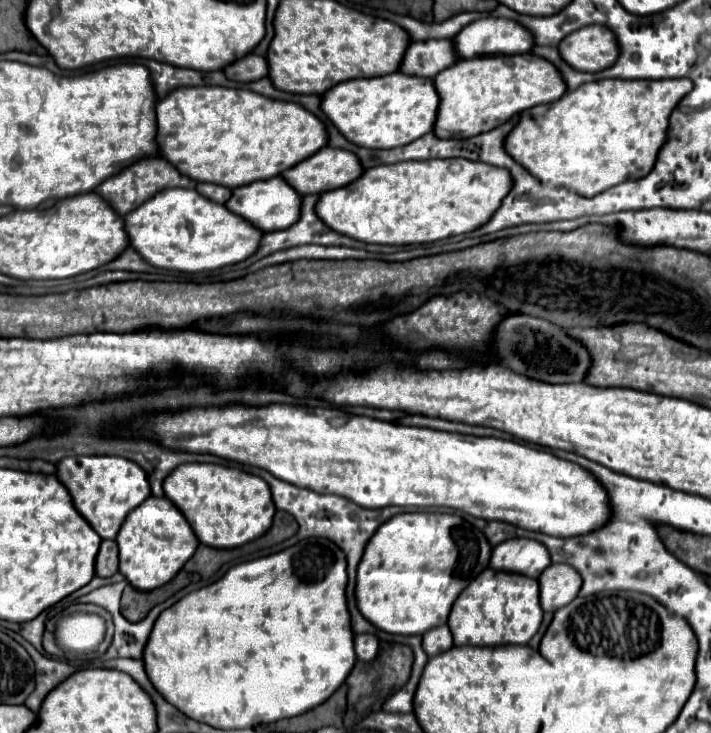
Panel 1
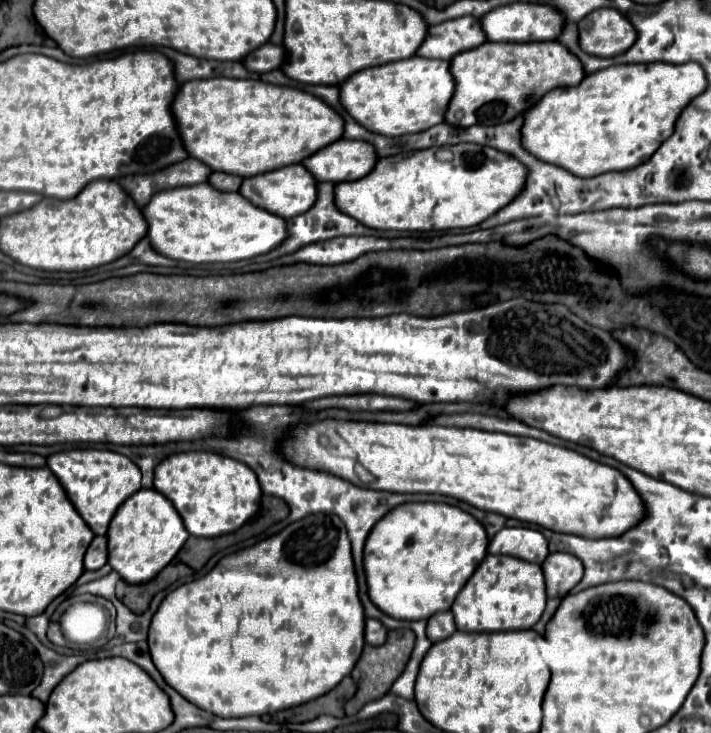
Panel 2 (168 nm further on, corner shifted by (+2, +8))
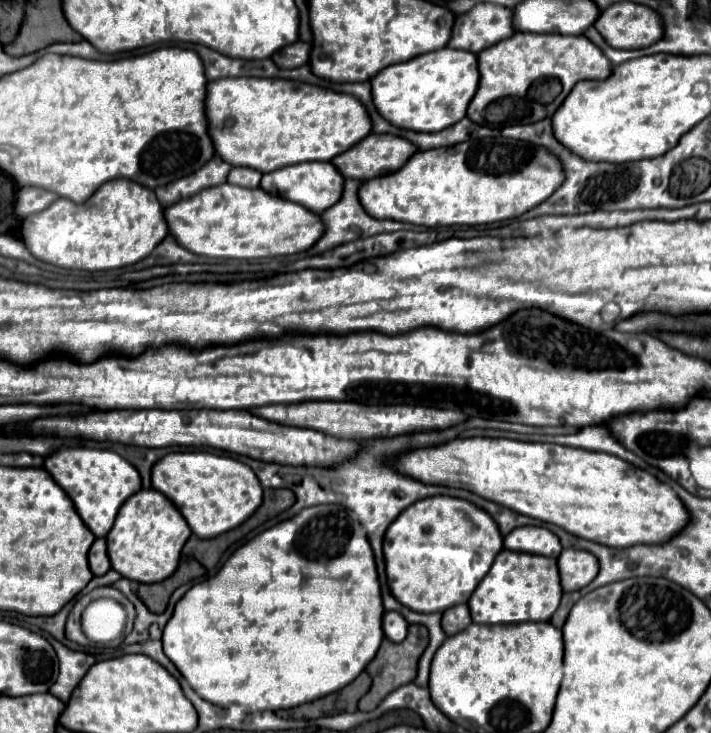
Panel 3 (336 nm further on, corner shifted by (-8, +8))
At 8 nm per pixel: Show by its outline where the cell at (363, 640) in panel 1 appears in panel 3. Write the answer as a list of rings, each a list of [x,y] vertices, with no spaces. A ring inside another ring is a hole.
[[[385,612],[383,630],[391,642],[403,642],[403,638],[407,636],[407,626],[407,620],[399,612]]]

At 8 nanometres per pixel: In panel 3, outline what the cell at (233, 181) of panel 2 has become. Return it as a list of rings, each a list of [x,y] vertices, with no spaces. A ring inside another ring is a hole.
[[[235,166],[235,168],[231,168],[227,182],[243,186],[243,188],[257,188],[261,182],[261,176],[263,174],[259,170],[253,170],[247,166]]]

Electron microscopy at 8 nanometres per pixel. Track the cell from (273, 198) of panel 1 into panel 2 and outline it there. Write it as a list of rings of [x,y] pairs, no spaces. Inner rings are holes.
[[[293,164],[293,166],[277,168],[273,172],[265,172],[265,174],[259,174],[259,176],[245,178],[239,192],[251,204],[257,204],[259,208],[265,208],[267,212],[277,212],[279,216],[285,216],[285,220],[289,220],[293,216],[299,216],[299,214],[307,212],[315,204],[317,182],[309,172],[305,172],[305,168],[301,164]]]

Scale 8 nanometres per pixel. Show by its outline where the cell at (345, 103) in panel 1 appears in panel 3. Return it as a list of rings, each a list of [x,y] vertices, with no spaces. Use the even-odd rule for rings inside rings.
[[[445,46],[381,70],[371,86],[377,110],[391,124],[417,132],[439,132],[467,116],[467,106],[479,88],[477,54]]]

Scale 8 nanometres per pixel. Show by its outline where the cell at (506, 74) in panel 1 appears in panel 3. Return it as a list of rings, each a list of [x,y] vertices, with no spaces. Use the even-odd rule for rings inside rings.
[[[517,32],[479,54],[479,72],[479,90],[467,116],[477,124],[499,128],[551,118],[579,80],[603,80],[613,72],[613,64],[585,36]]]

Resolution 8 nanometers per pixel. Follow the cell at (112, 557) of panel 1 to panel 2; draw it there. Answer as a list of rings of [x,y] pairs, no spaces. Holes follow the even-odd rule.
[[[95,536],[85,554],[85,570],[99,570],[107,564],[107,536]]]

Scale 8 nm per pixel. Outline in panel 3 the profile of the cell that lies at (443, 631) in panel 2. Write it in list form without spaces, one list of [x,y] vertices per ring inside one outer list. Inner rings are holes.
[[[457,604],[455,608],[447,608],[447,612],[443,612],[443,630],[447,632],[447,636],[461,632],[469,624],[471,624],[471,616],[467,604]]]

